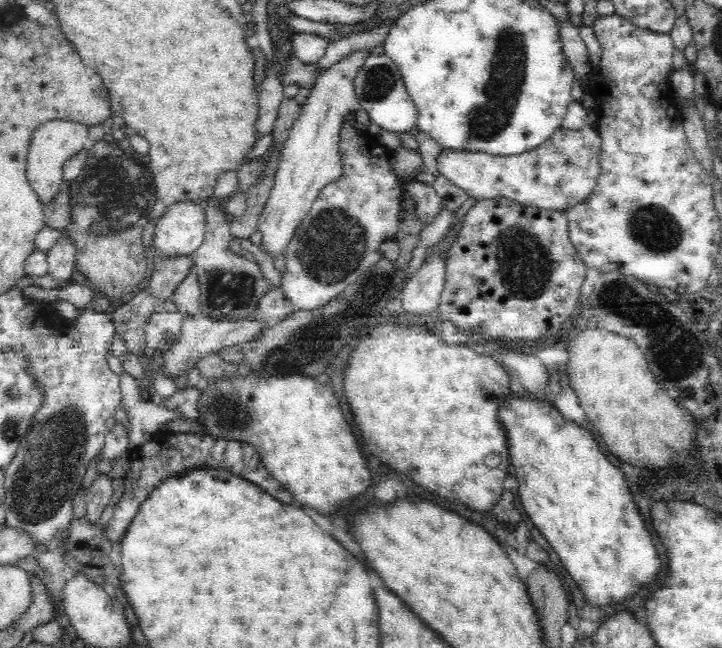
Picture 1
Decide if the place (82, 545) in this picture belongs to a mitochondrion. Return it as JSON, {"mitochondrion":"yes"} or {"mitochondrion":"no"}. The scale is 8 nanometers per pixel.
{"mitochondrion":"no"}

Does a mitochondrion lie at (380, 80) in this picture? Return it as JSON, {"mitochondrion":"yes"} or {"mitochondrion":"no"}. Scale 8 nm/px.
{"mitochondrion":"yes"}

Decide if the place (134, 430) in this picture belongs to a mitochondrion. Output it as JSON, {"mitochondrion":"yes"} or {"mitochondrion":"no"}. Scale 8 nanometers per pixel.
{"mitochondrion":"no"}

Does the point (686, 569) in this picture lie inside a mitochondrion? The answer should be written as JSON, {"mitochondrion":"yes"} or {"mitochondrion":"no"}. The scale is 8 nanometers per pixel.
{"mitochondrion":"no"}

